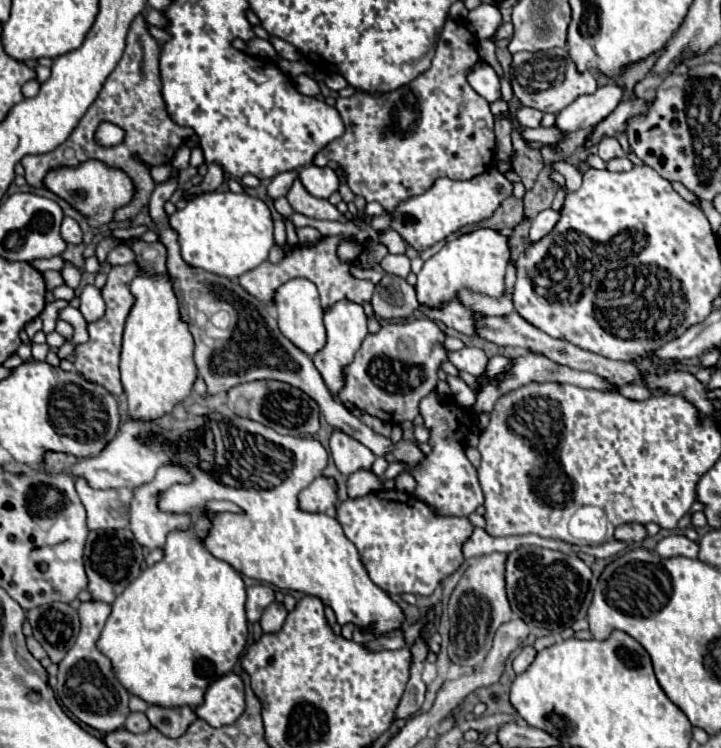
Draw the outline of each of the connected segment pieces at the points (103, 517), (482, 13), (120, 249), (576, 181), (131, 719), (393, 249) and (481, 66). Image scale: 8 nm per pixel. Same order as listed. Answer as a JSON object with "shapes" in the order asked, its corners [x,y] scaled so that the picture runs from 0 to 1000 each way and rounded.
{"shapes":[[[[105,639],[105,658],[119,679],[122,687],[122,706],[125,709],[144,709],[144,706],[175,706],[180,695],[180,652],[150,652],[133,655],[114,642]]],[[[666,5],[663,11],[649,16],[646,29],[649,29],[652,43],[657,43],[660,51],[682,51],[696,29],[696,21],[688,8]]],[[[161,329],[161,332],[155,332],[153,334],[153,340],[150,340],[150,350],[155,353],[155,356],[169,356],[169,353],[180,353],[180,350],[186,350],[189,348],[189,342],[186,342],[186,337],[183,337],[183,332],[180,329]]],[[[782,215],[768,218],[768,225],[779,225],[779,233],[785,238],[785,257],[799,257],[807,246],[807,233],[793,225],[791,219],[785,219]]],[[[183,952],[178,960],[175,960],[175,968],[172,973],[180,976],[180,979],[202,979],[208,973],[208,963],[202,960],[200,952]]],[[[541,305],[527,313],[527,326],[533,326],[542,340],[558,340],[563,333],[563,324],[549,309]]],[[[663,83],[660,91],[655,94],[655,99],[649,102],[652,115],[677,136],[688,136],[696,131],[693,126],[693,110],[691,110],[691,99],[685,96],[685,91],[674,83]]]]}

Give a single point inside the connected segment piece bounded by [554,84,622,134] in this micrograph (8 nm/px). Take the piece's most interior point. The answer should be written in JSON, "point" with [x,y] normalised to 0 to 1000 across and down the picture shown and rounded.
{"point":[814,148]}

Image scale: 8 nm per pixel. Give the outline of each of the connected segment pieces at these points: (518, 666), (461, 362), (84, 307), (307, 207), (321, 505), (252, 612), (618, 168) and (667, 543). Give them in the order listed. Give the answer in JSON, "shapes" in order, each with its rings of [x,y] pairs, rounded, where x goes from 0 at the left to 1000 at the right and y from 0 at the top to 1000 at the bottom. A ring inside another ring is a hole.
{"shapes":[[[[727,864],[724,872],[713,880],[713,898],[716,901],[730,898],[735,893],[735,888],[741,885],[741,880],[743,880],[743,869],[738,864]]],[[[641,465],[635,471],[624,471],[621,481],[644,497],[652,497],[655,503],[666,503],[674,495],[677,476],[666,465]]],[[[130,380],[117,382],[111,393],[111,417],[119,425],[119,430],[130,430],[144,422],[144,401]]],[[[408,241],[402,257],[397,259],[399,270],[405,273],[405,278],[422,289],[430,291],[441,291],[441,294],[466,294],[466,297],[480,297],[477,286],[460,275],[455,267],[444,267],[436,265],[433,259],[427,259],[427,254],[419,249],[416,241]]],[[[449,636],[438,639],[430,650],[424,650],[416,663],[416,679],[422,684],[458,684],[466,676],[466,647],[463,642],[455,642]]],[[[358,781],[344,786],[344,802],[341,802],[341,826],[344,832],[358,832],[363,818],[380,805],[380,789],[369,781]]],[[[852,211],[852,214],[846,214],[846,217],[840,219],[840,225],[843,225],[846,230],[868,230],[868,227],[877,227],[879,219],[877,219],[871,211]]],[[[932,714],[932,717],[924,717],[913,725],[910,735],[907,735],[913,743],[918,746],[935,746],[935,743],[951,743],[951,746],[965,746],[968,743],[968,727],[954,722],[951,717],[943,717],[943,714]]]]}

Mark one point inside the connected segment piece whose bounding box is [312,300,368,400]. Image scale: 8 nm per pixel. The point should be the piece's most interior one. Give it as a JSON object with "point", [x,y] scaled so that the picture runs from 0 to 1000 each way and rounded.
{"point":[479,430]}

